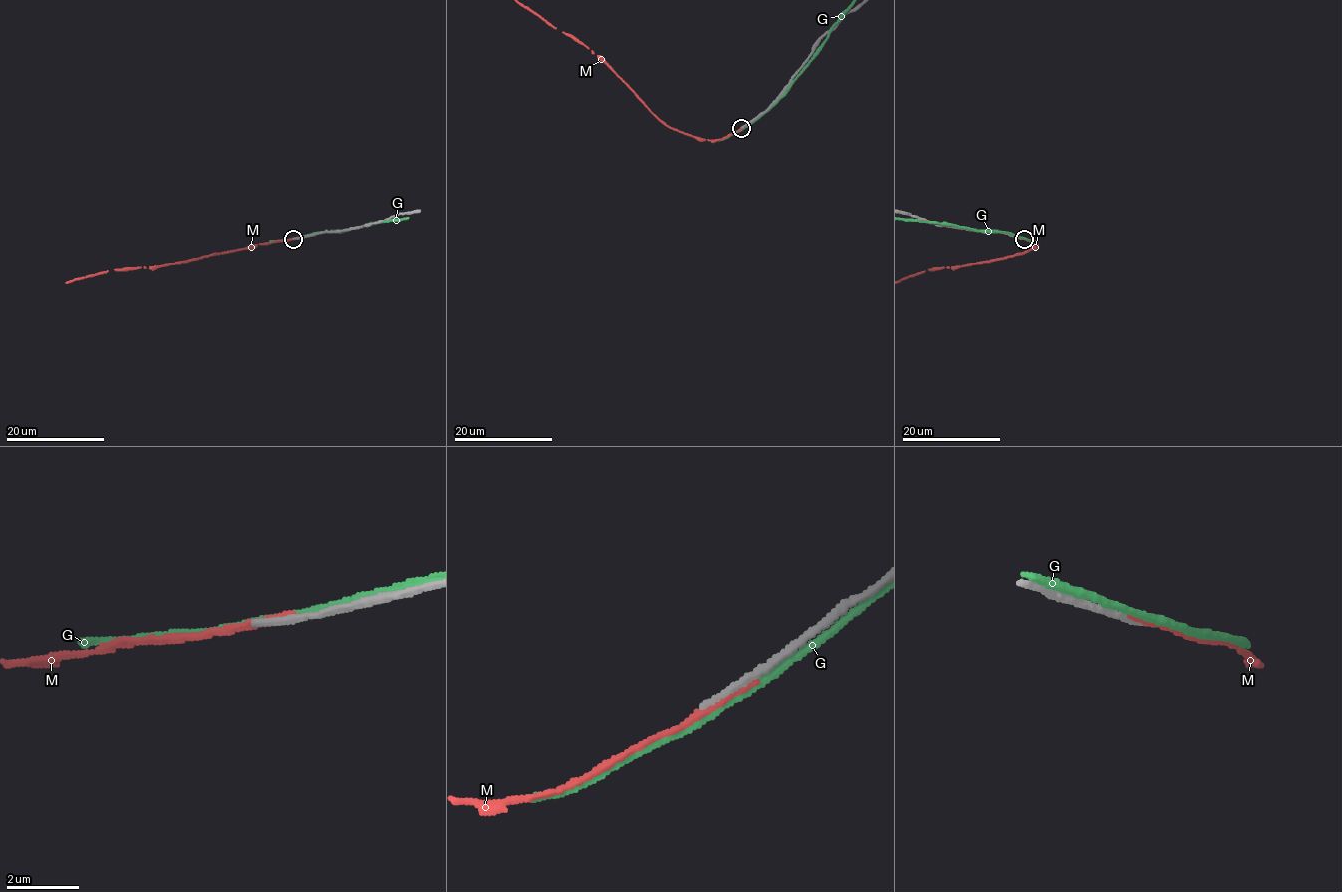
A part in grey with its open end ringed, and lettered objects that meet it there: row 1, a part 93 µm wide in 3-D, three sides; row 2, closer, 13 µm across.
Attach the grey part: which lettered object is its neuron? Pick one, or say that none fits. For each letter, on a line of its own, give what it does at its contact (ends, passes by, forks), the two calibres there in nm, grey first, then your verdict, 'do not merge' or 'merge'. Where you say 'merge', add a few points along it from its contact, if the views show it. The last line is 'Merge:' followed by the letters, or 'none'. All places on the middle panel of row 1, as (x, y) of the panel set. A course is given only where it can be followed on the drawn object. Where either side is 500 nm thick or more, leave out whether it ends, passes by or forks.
G: it passes by; calibres 190 and 200 nm; do not merge
M: it ends; calibres 240 and 240 nm; do not merge
Merge: none

